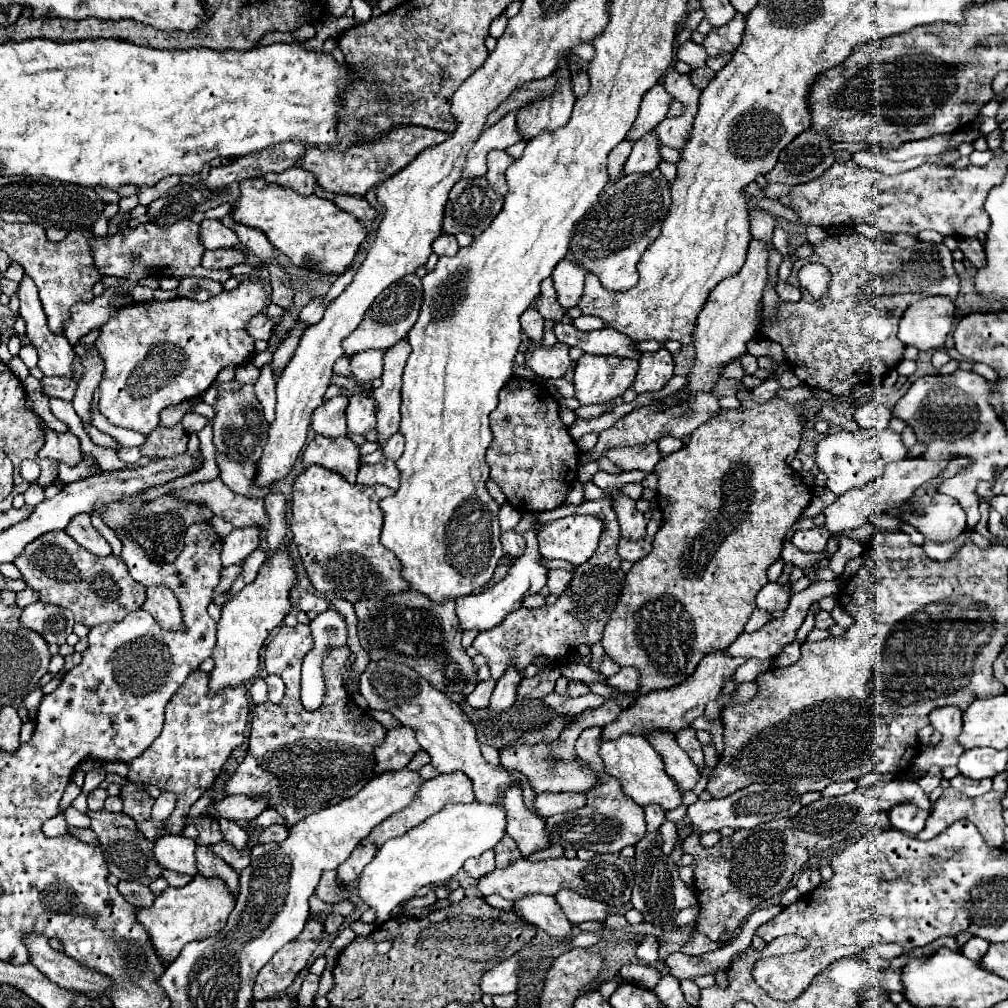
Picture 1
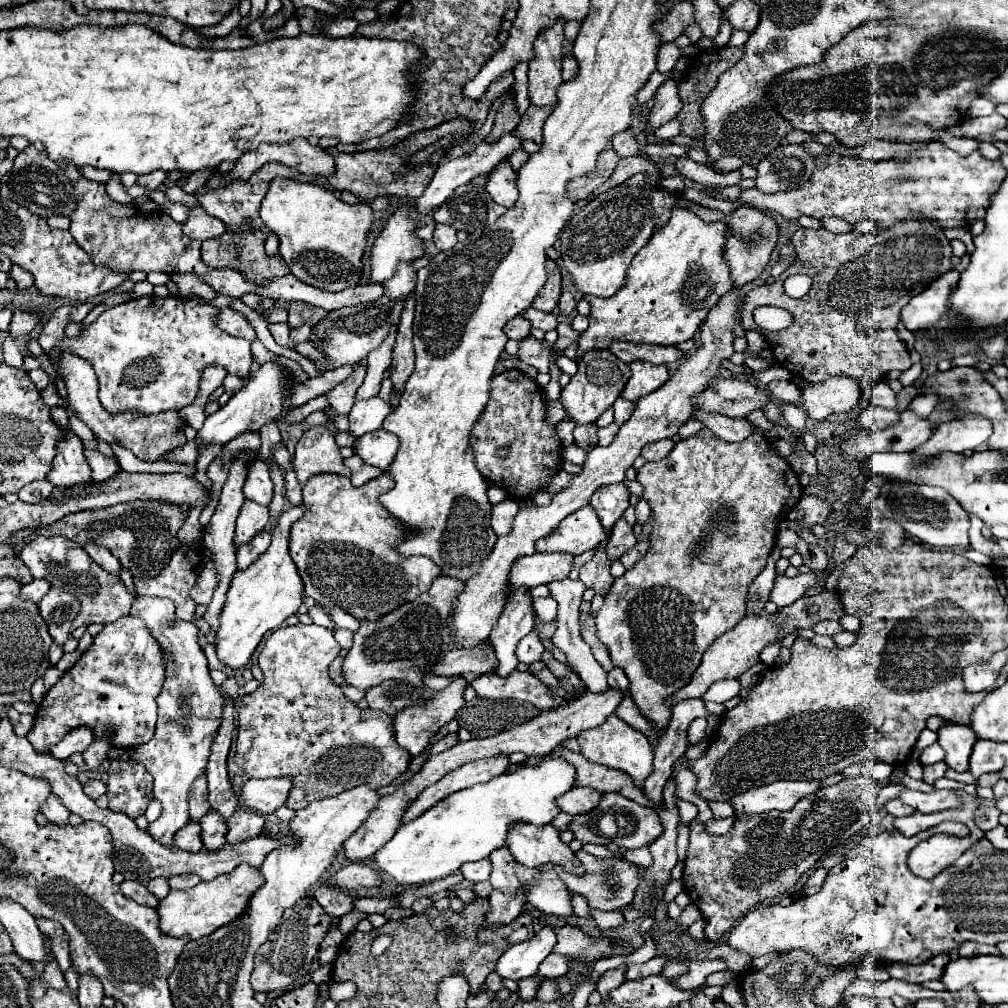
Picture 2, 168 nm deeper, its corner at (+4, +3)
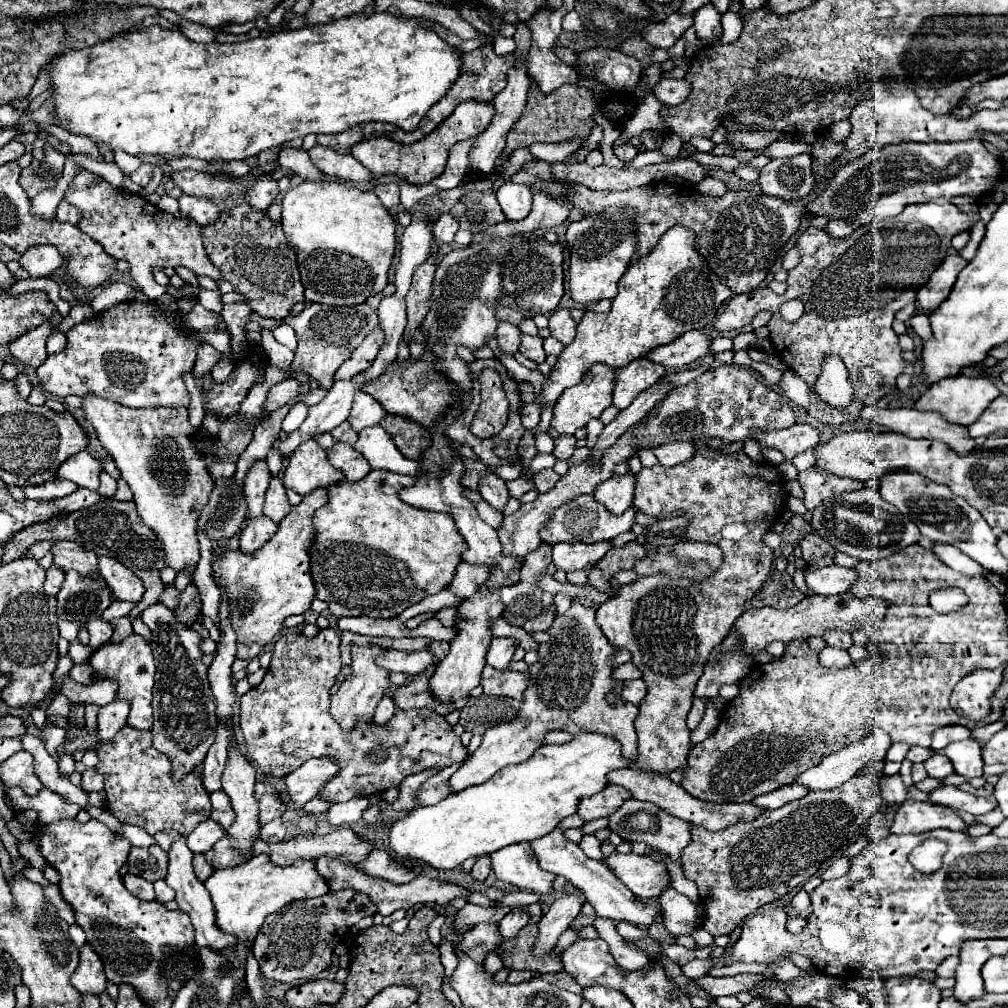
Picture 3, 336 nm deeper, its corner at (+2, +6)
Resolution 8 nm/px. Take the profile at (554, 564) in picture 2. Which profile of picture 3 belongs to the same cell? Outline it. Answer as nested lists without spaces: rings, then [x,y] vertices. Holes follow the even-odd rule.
[[[599,541],[593,545],[587,543],[557,543],[553,545],[553,563],[557,569],[563,571],[577,571],[577,569],[589,569],[597,561],[603,559],[603,555],[613,549],[609,541]]]

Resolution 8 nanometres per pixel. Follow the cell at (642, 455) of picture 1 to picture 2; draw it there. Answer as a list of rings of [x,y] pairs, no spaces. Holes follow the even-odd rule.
[[[659,440],[659,442],[653,442],[653,444],[647,444],[643,446],[643,458],[645,460],[663,460],[671,448],[673,448],[673,440]]]

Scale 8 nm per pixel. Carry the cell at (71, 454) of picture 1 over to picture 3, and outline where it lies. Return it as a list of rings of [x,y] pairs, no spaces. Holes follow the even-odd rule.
[[[81,451],[81,453],[73,455],[71,459],[67,459],[59,467],[57,477],[59,479],[69,479],[69,481],[77,483],[79,487],[97,491],[101,471],[103,471],[103,463],[99,459],[95,459],[89,451]]]

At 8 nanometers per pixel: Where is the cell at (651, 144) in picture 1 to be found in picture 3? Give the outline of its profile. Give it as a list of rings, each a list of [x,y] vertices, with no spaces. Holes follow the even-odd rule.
[[[661,79],[659,85],[653,89],[655,97],[663,103],[663,105],[679,105],[685,101],[685,97],[691,93],[691,83],[685,79]]]

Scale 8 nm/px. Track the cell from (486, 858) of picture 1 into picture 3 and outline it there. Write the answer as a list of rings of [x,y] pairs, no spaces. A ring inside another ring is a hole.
[[[483,855],[483,857],[479,857],[479,861],[475,863],[471,875],[473,875],[477,881],[485,881],[487,875],[489,875],[489,871],[491,871],[491,861],[489,861],[487,855]]]

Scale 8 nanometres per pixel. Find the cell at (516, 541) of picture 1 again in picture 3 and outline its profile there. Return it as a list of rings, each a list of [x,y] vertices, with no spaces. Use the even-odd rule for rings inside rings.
[[[489,471],[481,481],[479,481],[479,493],[481,497],[495,509],[503,511],[507,499],[509,499],[509,491],[507,485],[501,477],[497,477],[493,471]]]

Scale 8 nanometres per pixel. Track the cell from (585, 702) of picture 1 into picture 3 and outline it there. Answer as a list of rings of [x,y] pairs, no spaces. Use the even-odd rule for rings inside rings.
[[[489,665],[481,673],[481,685],[487,695],[503,695],[521,701],[527,683],[529,683],[529,673],[497,671]]]

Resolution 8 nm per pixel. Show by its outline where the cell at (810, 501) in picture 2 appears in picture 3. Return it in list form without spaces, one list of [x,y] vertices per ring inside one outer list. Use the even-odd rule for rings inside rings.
[[[811,467],[807,471],[801,471],[797,481],[801,483],[803,491],[805,491],[805,507],[809,511],[813,511],[823,499],[831,497],[831,495],[839,495],[845,491],[855,491],[861,489],[863,483],[855,481],[855,479],[845,479],[845,477],[837,477],[833,473],[827,471],[819,471],[817,467]]]

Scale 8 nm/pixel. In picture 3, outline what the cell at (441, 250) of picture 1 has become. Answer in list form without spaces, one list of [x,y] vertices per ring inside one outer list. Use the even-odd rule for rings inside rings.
[[[443,213],[433,223],[433,237],[437,241],[441,241],[441,243],[451,243],[455,233],[457,233],[457,229],[459,229],[457,219],[453,219],[453,215],[449,215],[449,213]]]

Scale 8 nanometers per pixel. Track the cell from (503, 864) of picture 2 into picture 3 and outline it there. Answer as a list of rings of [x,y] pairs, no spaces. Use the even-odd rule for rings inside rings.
[[[515,907],[513,913],[509,913],[507,917],[503,917],[499,921],[499,931],[503,935],[503,939],[515,939],[517,933],[529,923],[529,915],[523,911],[523,907]]]

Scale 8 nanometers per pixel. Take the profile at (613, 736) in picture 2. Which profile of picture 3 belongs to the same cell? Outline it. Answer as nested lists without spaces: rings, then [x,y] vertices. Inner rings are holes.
[[[573,601],[569,611],[555,617],[547,633],[551,641],[539,643],[539,661],[529,667],[531,681],[523,693],[523,703],[517,717],[513,721],[493,725],[485,731],[481,747],[453,773],[453,791],[479,785],[507,765],[523,763],[535,753],[535,749],[543,745],[545,733],[557,729],[571,735],[579,735],[579,731],[609,735],[623,745],[623,757],[631,761],[637,759],[637,735],[633,727],[637,707],[625,703],[621,697],[617,703],[607,701],[609,693],[621,693],[623,681],[613,679],[611,657],[617,649],[607,641],[601,627],[597,625],[595,609]]]

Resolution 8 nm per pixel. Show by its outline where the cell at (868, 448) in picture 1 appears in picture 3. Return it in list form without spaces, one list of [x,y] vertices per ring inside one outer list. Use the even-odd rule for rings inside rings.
[[[959,375],[953,379],[943,379],[937,385],[933,385],[929,391],[925,391],[925,395],[915,403],[915,409],[937,411],[943,417],[947,417],[949,421],[967,427],[967,425],[975,423],[975,419],[979,419],[981,411],[985,411],[997,395],[999,395],[999,389],[989,379],[971,379],[971,377]]]

